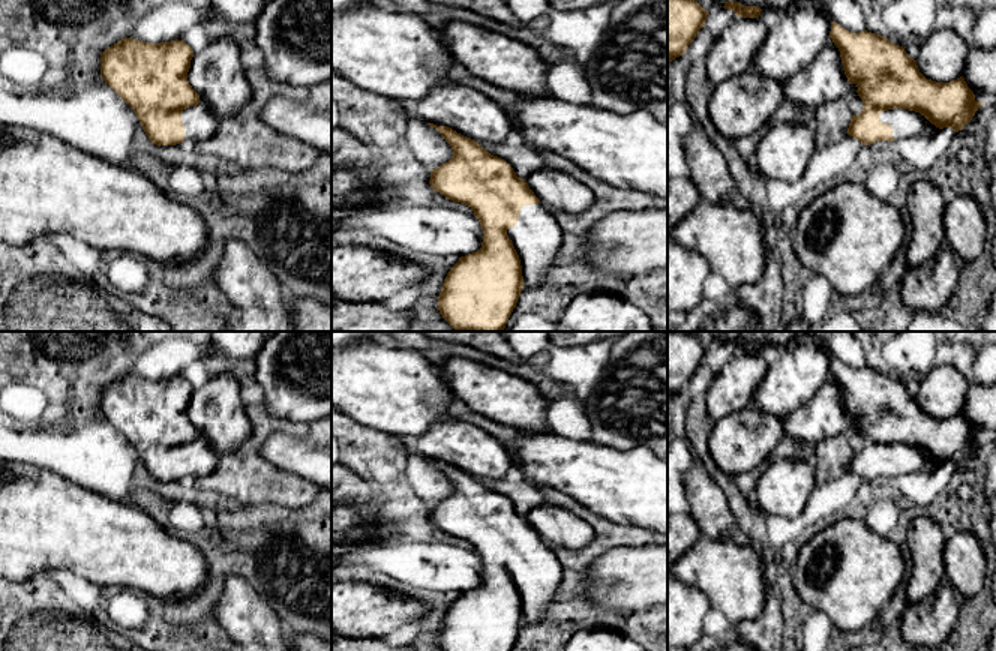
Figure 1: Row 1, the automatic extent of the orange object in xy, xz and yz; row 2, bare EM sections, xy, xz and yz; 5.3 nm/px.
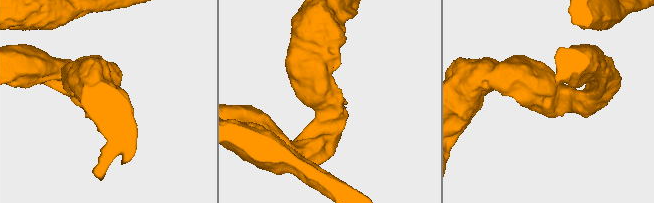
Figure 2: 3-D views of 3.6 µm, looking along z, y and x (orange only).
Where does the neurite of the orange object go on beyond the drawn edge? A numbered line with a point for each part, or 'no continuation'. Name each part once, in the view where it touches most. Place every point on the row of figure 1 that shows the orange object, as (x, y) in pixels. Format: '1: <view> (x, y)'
1: xz (537, 237)

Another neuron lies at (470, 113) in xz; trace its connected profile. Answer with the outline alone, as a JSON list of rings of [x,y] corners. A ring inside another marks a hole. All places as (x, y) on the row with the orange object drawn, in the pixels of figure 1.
[[[462,84],[435,87],[428,96],[400,105],[406,120],[447,126],[476,142],[498,144],[514,136],[506,110]]]

